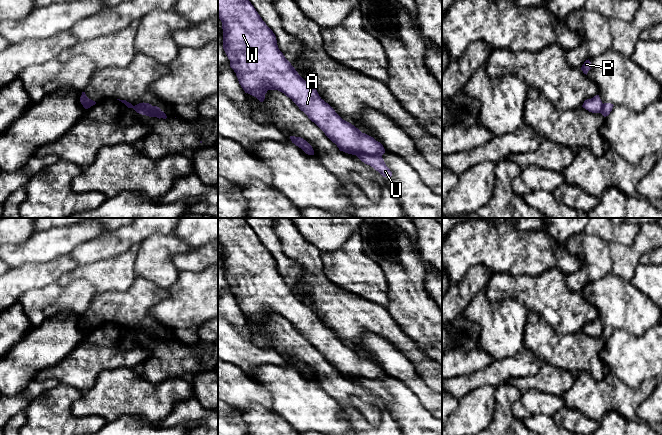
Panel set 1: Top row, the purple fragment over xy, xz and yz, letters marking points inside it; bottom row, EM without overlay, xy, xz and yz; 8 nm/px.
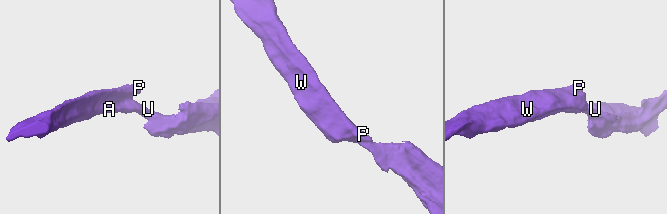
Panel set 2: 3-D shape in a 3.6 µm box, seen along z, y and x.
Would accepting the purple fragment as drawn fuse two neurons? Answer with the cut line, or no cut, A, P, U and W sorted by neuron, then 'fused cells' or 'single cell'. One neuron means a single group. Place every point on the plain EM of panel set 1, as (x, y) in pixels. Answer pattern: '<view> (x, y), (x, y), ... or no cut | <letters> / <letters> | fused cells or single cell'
xz (356, 378), (363, 377), (381, 380) | A P W / U | fused cells

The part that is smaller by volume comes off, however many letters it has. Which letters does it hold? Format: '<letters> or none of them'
A, P, W

